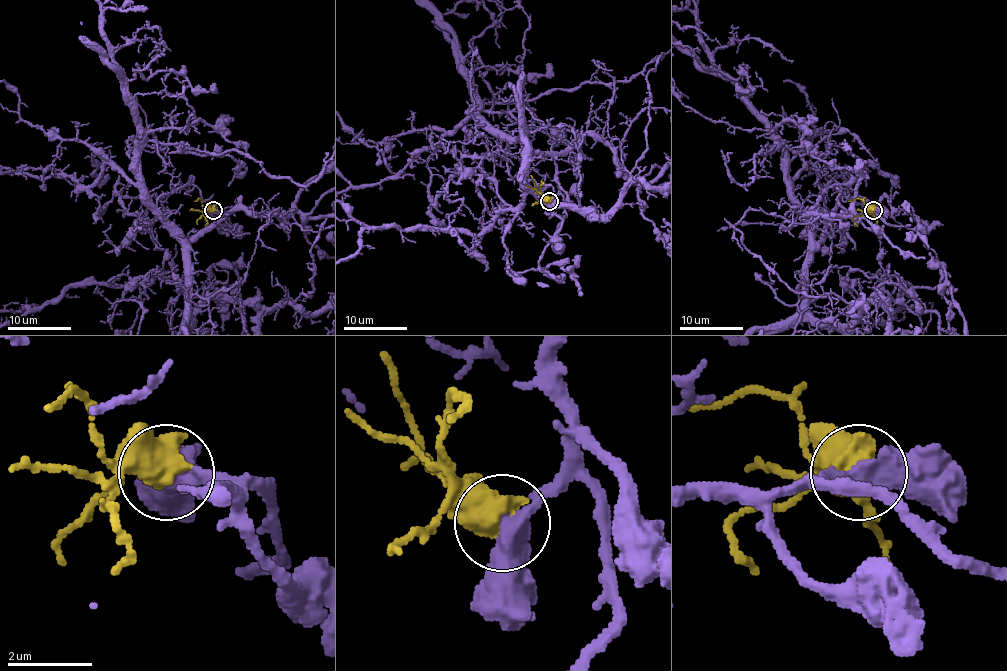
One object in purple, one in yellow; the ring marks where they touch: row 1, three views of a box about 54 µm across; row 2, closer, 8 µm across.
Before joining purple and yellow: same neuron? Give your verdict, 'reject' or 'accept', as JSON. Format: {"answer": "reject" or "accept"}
{"answer": "accept"}

